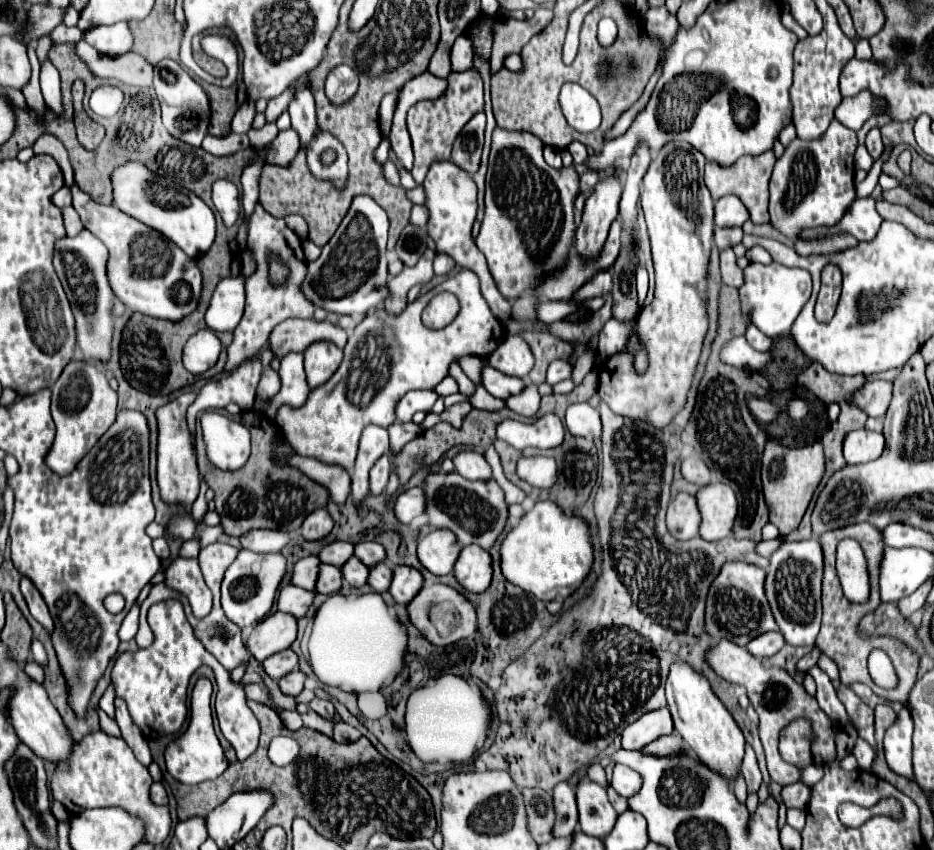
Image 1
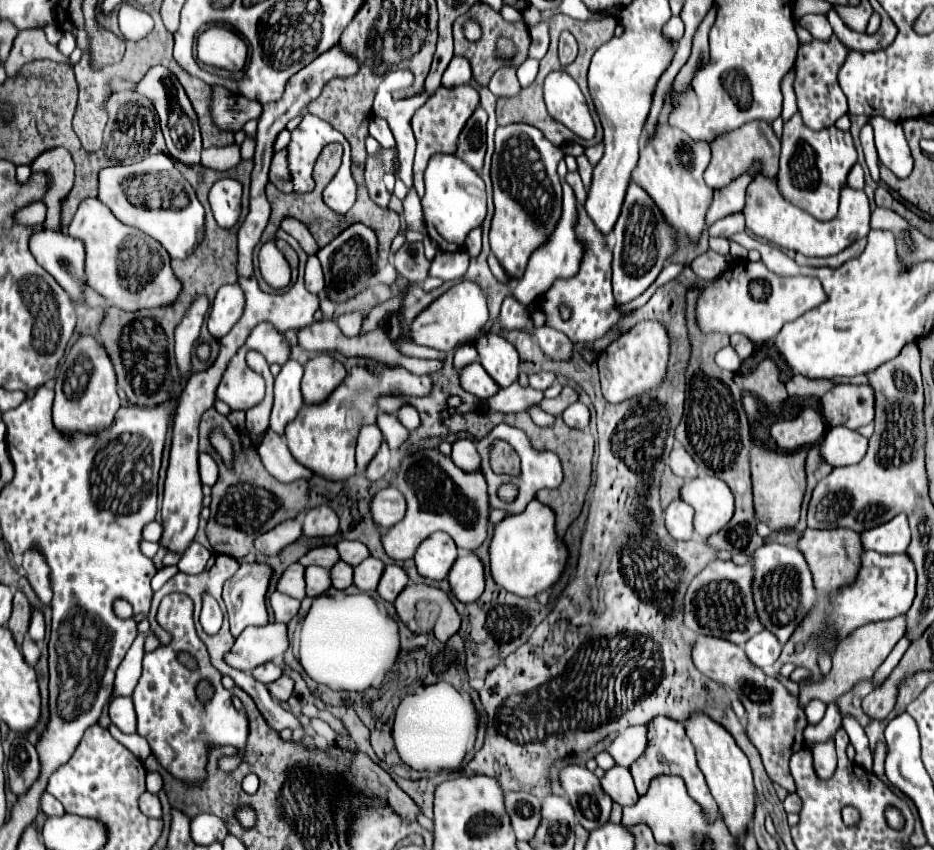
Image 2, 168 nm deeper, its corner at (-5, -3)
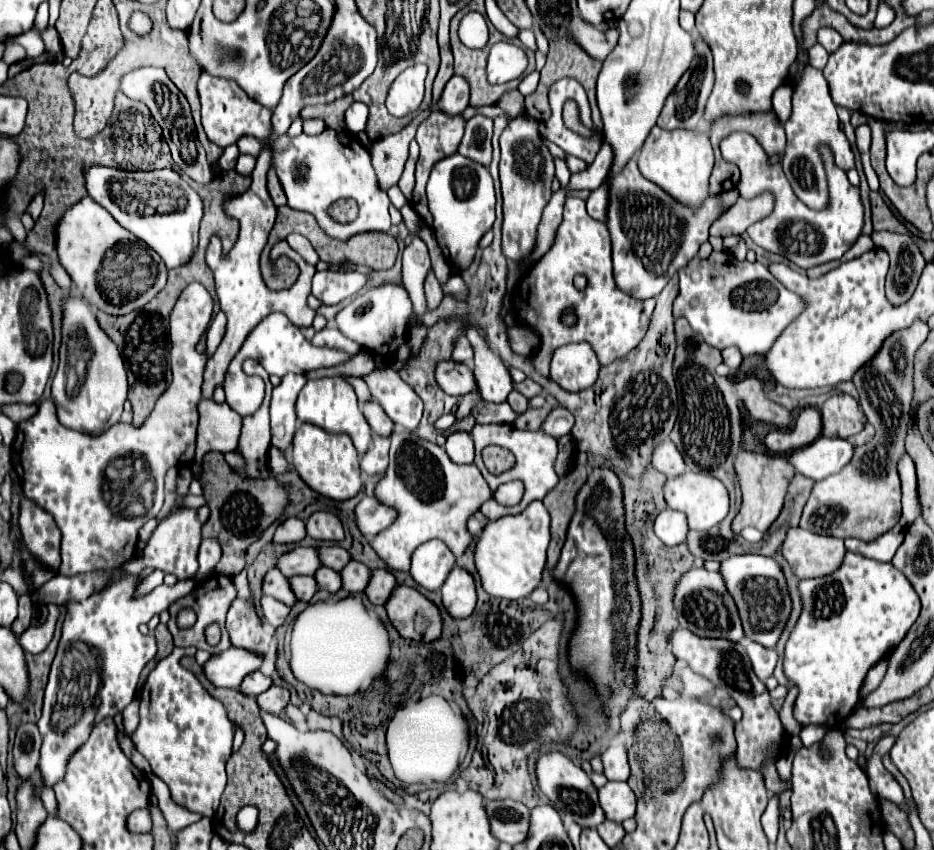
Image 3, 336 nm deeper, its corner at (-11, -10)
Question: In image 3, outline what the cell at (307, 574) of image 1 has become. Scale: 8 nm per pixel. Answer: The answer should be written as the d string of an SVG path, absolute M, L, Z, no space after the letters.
M277 568L267 572L267 576L263 580L263 594L273 596L273 598L277 598L279 602L283 602L287 606L293 606L297 602L295 592L291 590L291 584L289 584L289 578L283 576Z

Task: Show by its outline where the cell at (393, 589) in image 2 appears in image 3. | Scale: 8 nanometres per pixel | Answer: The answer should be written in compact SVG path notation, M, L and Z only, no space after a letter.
M373 570L365 594L373 604L383 606L383 604L387 604L387 600L391 596L391 592L395 590L395 586L397 586L397 580L389 570Z

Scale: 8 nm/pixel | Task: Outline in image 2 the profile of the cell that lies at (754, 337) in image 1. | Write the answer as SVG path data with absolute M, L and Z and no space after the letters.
M735 333L735 335L731 335L731 347L737 351L737 355L741 357L741 359L747 359L751 353L753 353L753 343L745 337L745 335L739 335L739 333Z

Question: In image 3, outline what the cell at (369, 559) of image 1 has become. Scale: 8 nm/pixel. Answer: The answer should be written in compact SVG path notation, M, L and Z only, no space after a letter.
M329 546L329 548L319 548L319 558L323 560L323 566L329 566L333 570L341 570L345 568L353 558L345 548L339 546Z

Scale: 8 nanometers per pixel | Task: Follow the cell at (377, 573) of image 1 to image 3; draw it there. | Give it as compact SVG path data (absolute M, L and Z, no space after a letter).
M351 562L347 568L341 570L343 576L343 588L349 592L363 592L371 580L371 568L367 568L361 562Z

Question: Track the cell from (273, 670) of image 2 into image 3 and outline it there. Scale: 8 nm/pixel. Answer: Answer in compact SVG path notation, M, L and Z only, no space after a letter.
M251 672L249 676L245 676L243 684L241 684L241 690L247 694L247 696L259 696L261 692L265 692L267 688L273 686L273 680L271 676L265 676L263 672Z

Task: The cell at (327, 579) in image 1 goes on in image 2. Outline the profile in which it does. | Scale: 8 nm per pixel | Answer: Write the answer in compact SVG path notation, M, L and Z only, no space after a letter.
M305 567L305 589L309 597L317 597L331 587L331 575L321 567Z

